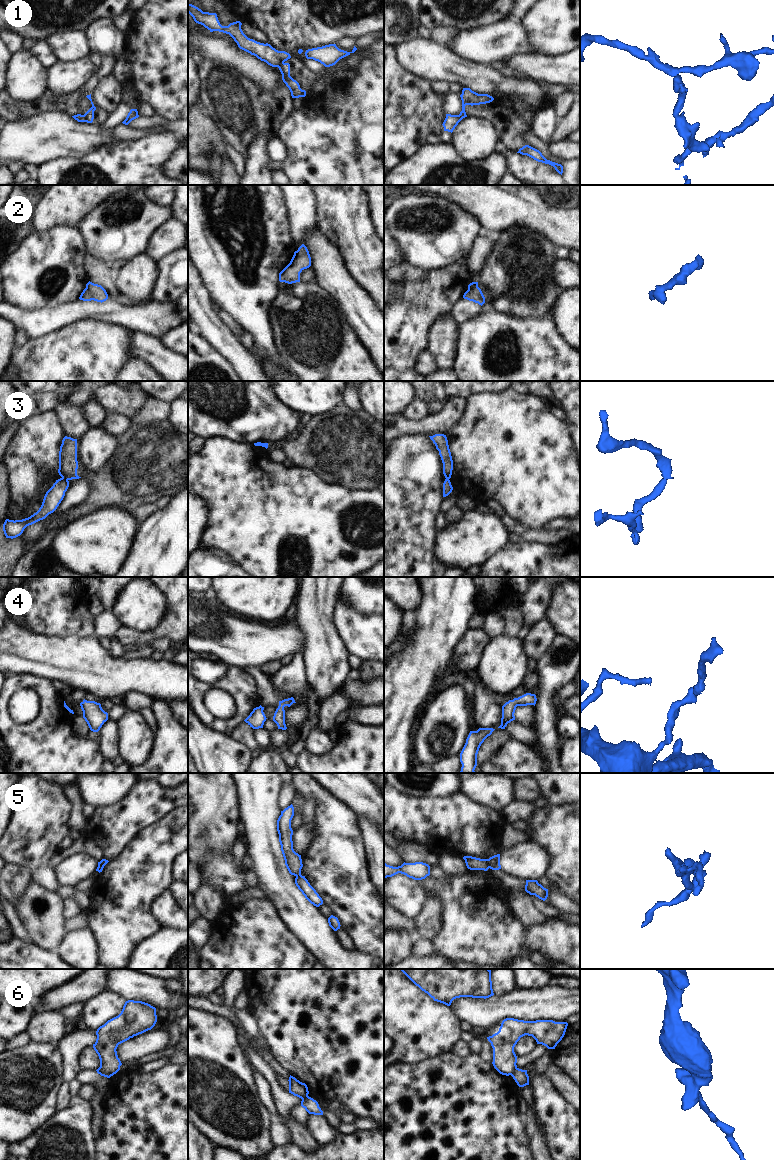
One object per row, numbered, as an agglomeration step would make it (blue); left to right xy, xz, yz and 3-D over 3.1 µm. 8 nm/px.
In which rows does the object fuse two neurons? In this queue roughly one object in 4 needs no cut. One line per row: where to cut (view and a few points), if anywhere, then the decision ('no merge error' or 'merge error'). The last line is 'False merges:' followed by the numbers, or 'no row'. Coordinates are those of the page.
1: xy (82, 115), (86, 121) | merge error
2: no cut | no merge error
3: xy (62, 477), (67, 480) | merge error
4: no cut | no merge error
5: yz (486, 859), (489, 867) | merge error
6: yz (516, 1067), (511, 1075) | merge error
False merges: 1, 3, 5, 6

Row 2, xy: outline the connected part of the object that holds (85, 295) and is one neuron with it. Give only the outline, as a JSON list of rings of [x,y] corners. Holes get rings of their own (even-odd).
[[[89,281],[86,284],[86,288],[81,293],[79,299],[83,301],[94,300],[102,303],[108,299],[108,294],[101,285],[94,284]]]

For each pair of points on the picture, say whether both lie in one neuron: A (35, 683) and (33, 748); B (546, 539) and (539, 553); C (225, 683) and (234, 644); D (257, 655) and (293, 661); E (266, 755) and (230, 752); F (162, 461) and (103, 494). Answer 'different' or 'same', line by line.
A: same
B: different
C: different
D: different
E: different
F: same

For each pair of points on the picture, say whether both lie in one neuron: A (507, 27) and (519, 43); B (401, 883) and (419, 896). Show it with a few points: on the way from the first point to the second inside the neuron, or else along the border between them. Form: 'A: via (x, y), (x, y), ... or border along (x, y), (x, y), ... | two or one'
A: via (507, 31), (515, 39) | one
B: via (405, 887), (415, 896) | one

